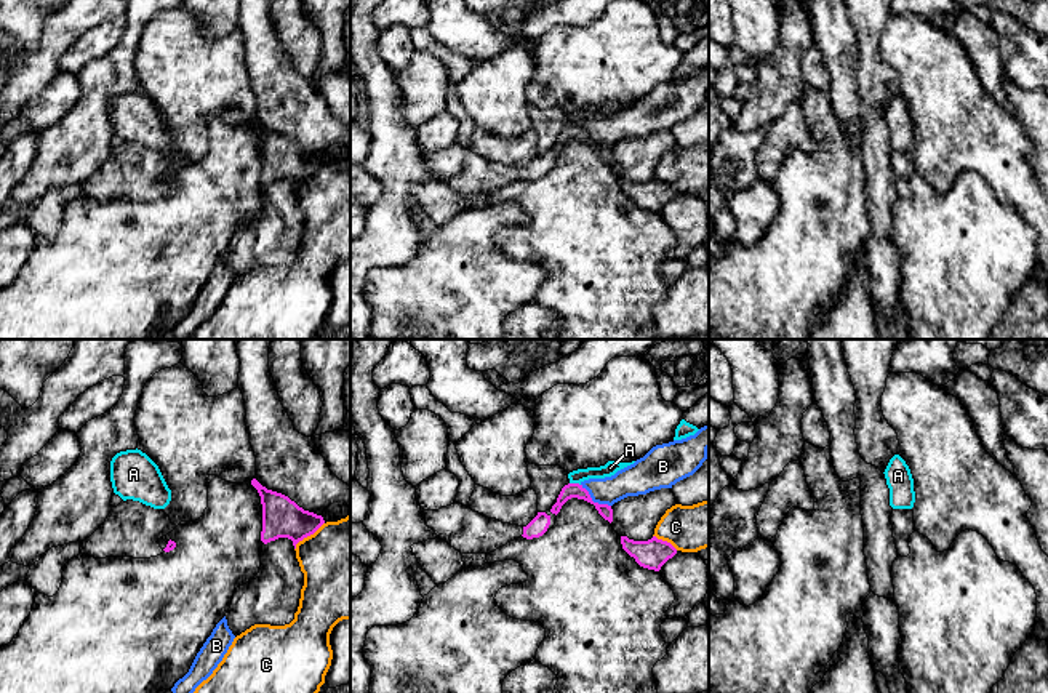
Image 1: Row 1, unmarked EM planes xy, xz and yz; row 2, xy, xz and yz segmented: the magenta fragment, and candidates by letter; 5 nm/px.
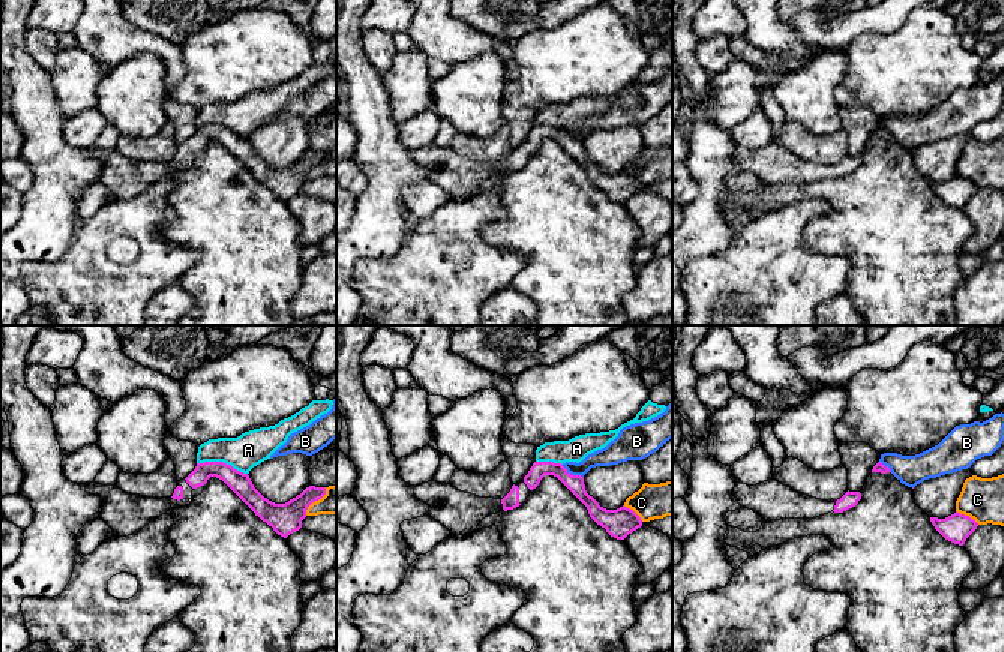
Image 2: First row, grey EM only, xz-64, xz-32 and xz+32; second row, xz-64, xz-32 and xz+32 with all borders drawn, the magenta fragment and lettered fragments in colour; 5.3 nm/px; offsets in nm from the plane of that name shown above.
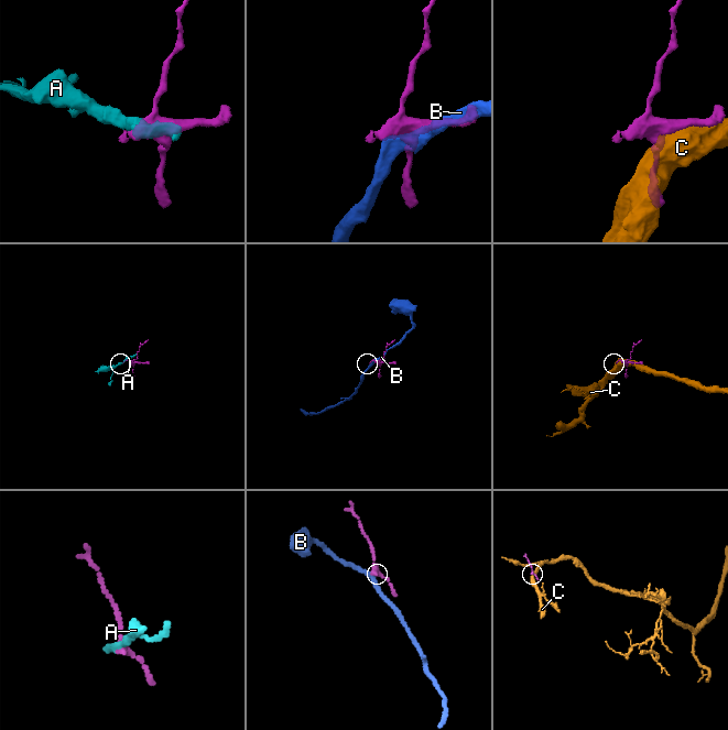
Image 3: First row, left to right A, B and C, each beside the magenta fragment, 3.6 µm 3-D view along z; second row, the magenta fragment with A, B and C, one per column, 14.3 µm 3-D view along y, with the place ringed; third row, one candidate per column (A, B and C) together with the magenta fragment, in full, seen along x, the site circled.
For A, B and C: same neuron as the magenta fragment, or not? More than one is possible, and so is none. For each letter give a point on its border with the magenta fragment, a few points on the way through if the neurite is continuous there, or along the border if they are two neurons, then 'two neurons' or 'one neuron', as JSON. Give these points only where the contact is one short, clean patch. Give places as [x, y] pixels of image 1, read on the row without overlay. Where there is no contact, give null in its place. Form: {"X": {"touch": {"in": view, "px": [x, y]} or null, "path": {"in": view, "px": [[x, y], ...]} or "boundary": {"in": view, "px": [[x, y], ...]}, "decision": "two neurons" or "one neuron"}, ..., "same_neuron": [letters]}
{"A": {"touch": {"in": "xz", "px": [575, 125]}, "boundary": {"in": "xz", "px": [[570, 124], [580, 127]]}, "decision": "two neurons"}, "B": {"touch": {"in": "xz", "px": [592, 143]}, "boundary": {"in": "xz", "px": [[581, 125], [594, 143], [610, 148]]}, "decision": "two neurons"}, "C": {"touch": {"in": "xy", "px": [308, 176]}, "decision": "two neurons"}, "same_neuron": []}

